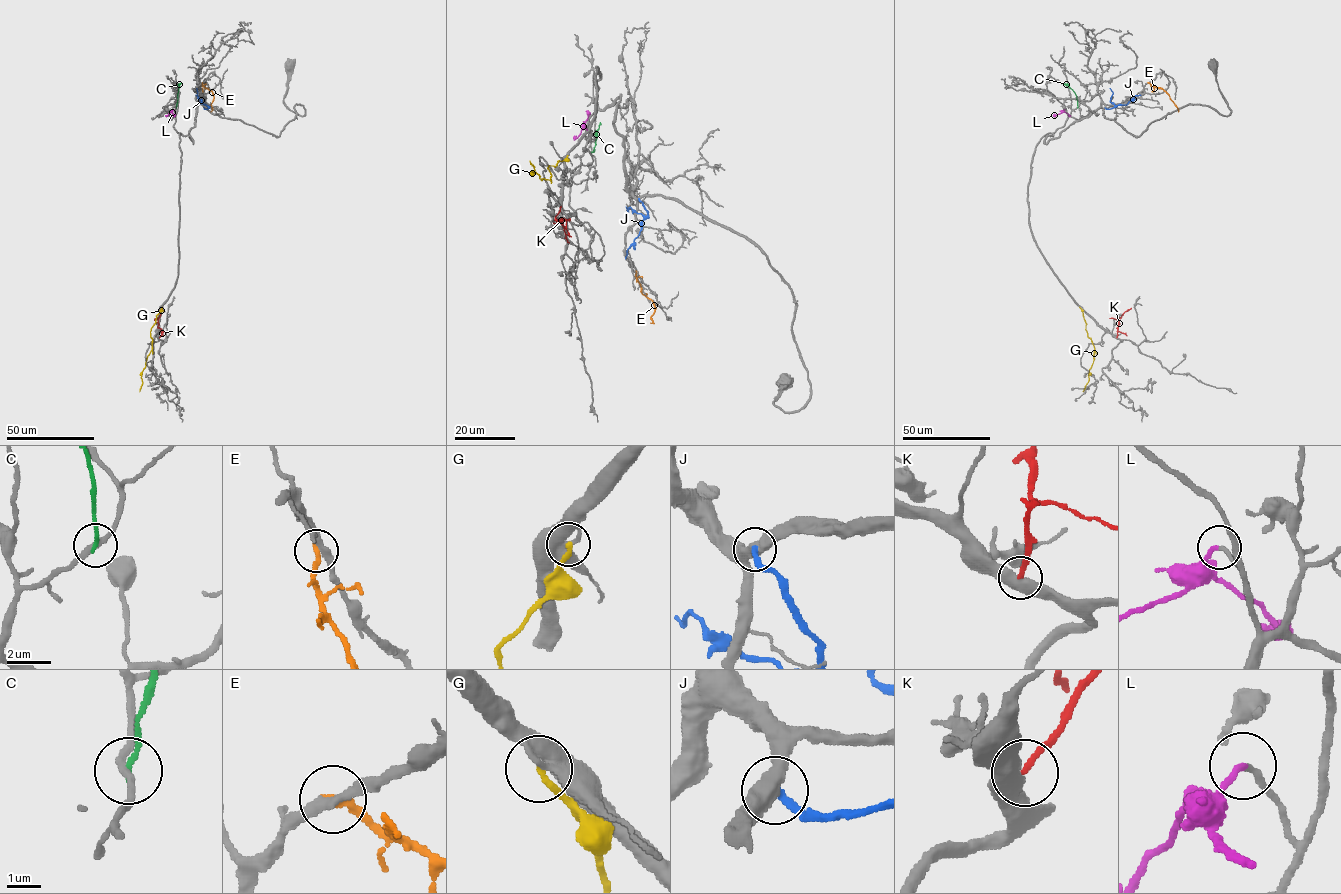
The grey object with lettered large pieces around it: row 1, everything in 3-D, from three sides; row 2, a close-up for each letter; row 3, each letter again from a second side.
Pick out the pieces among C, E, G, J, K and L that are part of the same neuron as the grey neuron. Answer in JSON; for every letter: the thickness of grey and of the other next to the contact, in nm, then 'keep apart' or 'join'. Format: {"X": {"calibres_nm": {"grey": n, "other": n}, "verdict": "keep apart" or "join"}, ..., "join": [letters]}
{"C": {"calibres_nm": {"grey": 240, "other": 180}, "verdict": "keep apart"}, "E": {"calibres_nm": {"grey": 300, "other": 240}, "verdict": "keep apart"}, "G": {"calibres_nm": {"grey": 600, "other": 220}, "verdict": "keep apart"}, "J": {"calibres_nm": {"grey": 460, "other": 260}, "verdict": "keep apart"}, "K": {"calibres_nm": {"grey": 550, "other": 180}, "verdict": "keep apart"}, "L": {"calibres_nm": {"grey": 190, "other": 190}, "verdict": "join"}, "join": ["L"]}

